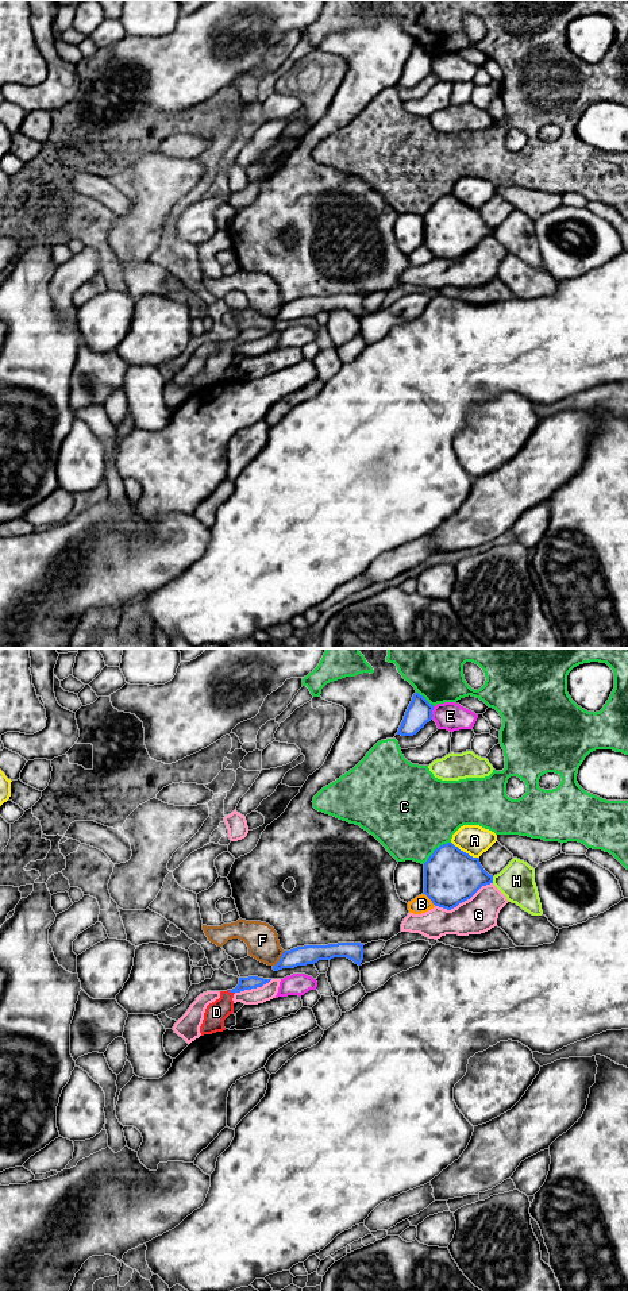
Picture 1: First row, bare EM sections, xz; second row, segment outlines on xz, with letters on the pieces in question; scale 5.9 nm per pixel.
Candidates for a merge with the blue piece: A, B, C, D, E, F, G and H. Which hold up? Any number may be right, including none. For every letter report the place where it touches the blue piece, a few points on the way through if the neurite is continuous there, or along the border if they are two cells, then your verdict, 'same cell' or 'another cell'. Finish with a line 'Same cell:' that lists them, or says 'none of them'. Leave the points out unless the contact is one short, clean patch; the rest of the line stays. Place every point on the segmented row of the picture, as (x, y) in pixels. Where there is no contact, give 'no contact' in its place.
A: contact xz (465, 852); another cell
B: contact xz (430, 898); another cell
C: contact xz (435, 850); another cell
D: contact xz (231, 991); way xz (251, 982), (231, 991), (216, 1012); same cell
E: contact xz (431, 713); another cell
F: contact xz (280, 959); border xz (285, 951), (273, 966); another cell
G: contact xz (463, 901); another cell
H: contact xz (492, 879); another cell
Same cell: D

